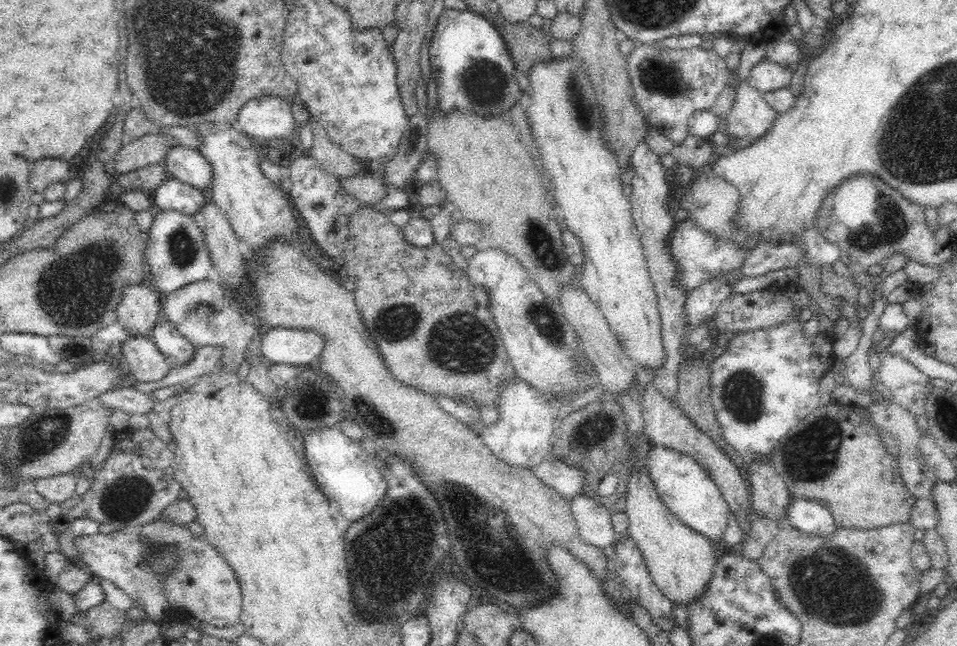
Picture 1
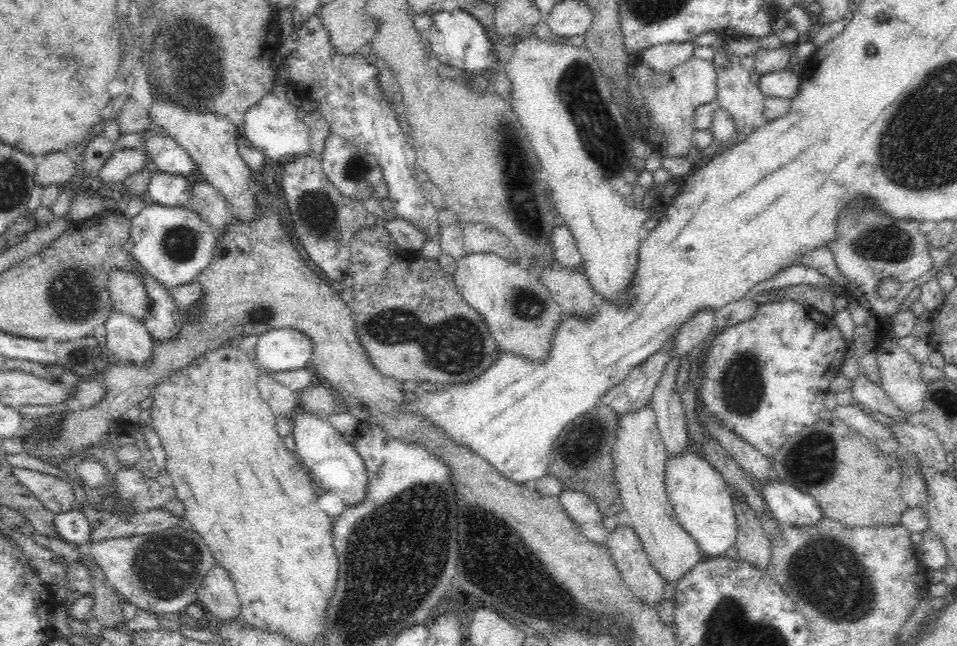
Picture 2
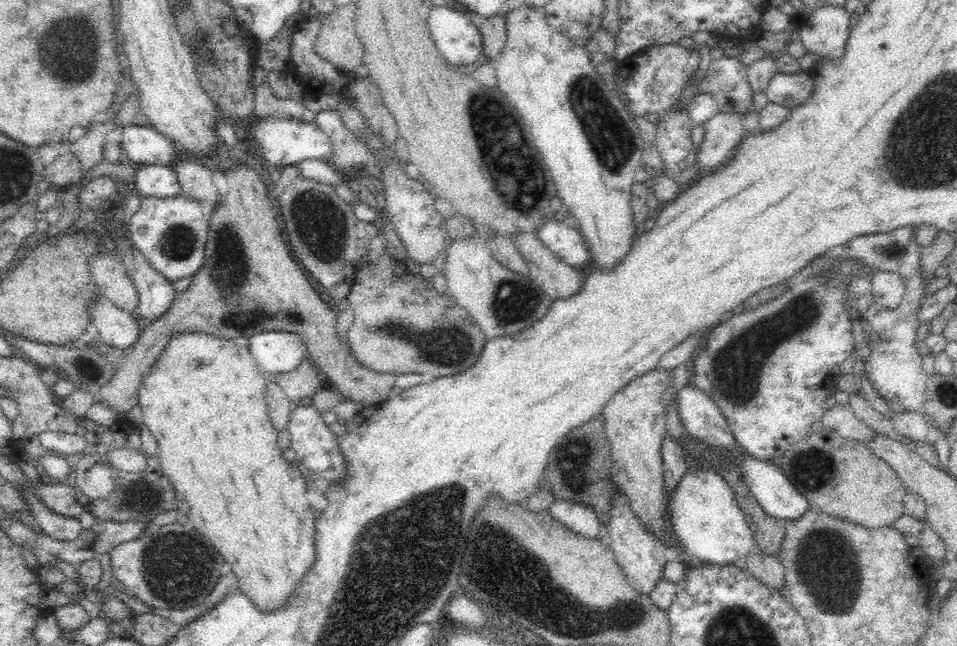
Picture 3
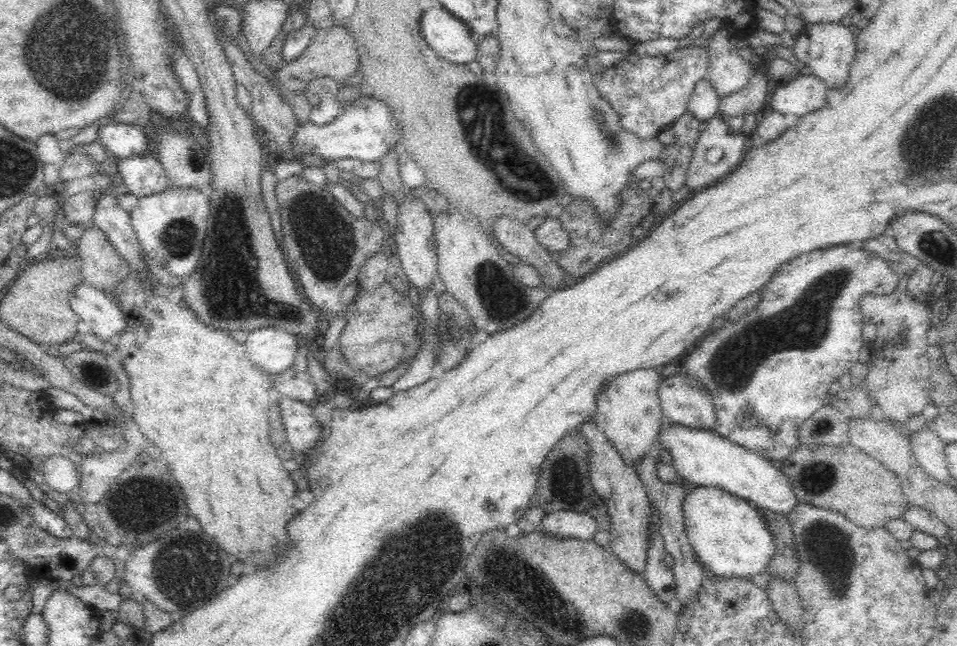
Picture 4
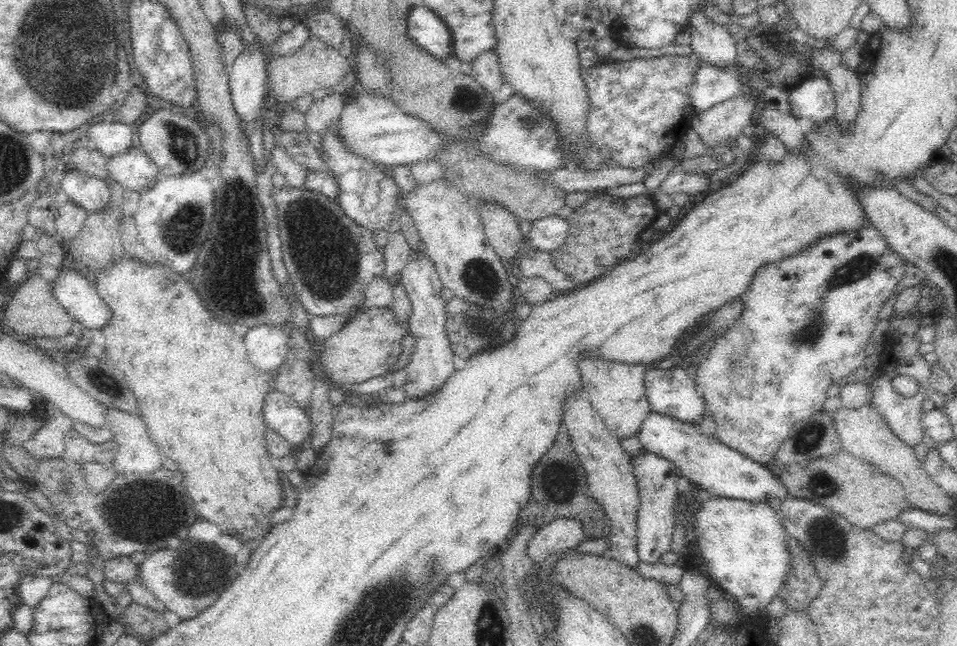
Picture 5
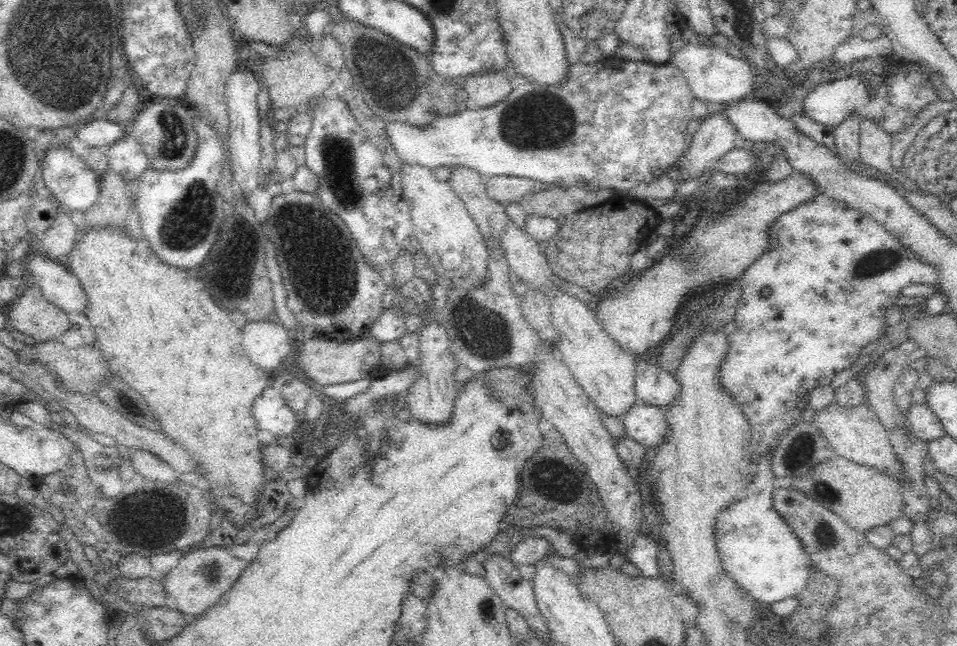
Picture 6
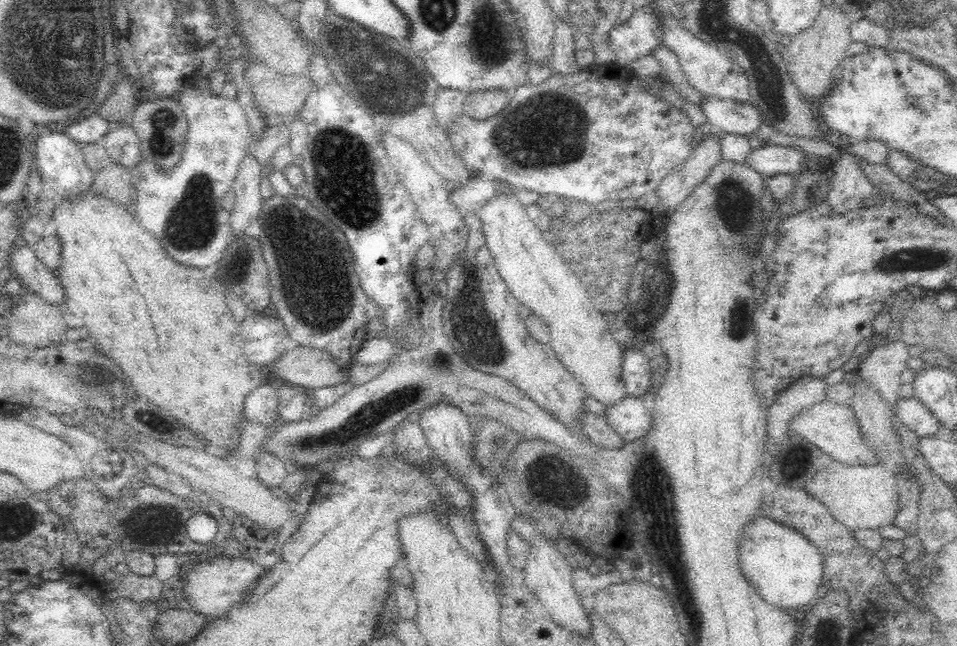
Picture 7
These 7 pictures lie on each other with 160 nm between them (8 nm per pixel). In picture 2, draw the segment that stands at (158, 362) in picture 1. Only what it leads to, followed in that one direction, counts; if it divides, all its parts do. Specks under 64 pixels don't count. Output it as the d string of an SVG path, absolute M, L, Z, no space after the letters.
M113 308L104 326L107 348L118 359L136 365L152 360L152 337L143 321Z

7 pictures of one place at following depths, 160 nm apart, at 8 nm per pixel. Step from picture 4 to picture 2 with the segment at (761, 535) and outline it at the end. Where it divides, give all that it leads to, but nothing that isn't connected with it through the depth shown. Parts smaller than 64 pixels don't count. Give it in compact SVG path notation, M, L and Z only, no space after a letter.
M697 450L667 458L665 491L684 531L698 543L705 558L724 556L737 539L734 498L724 477Z

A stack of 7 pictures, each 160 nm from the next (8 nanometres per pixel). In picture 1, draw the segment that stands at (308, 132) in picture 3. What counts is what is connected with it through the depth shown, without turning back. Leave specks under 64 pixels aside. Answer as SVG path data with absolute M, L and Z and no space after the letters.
M263 96L248 100L239 110L237 127L250 139L270 140L287 144L289 149L297 146L294 115L291 103L279 96Z

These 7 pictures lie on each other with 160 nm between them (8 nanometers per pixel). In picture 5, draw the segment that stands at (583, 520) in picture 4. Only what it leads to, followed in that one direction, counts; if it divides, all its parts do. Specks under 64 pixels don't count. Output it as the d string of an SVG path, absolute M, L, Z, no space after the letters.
M568 518L554 520L532 536L526 546L526 555L538 564L550 554L572 549L582 541L584 541L582 528L578 528L574 520L568 520Z

